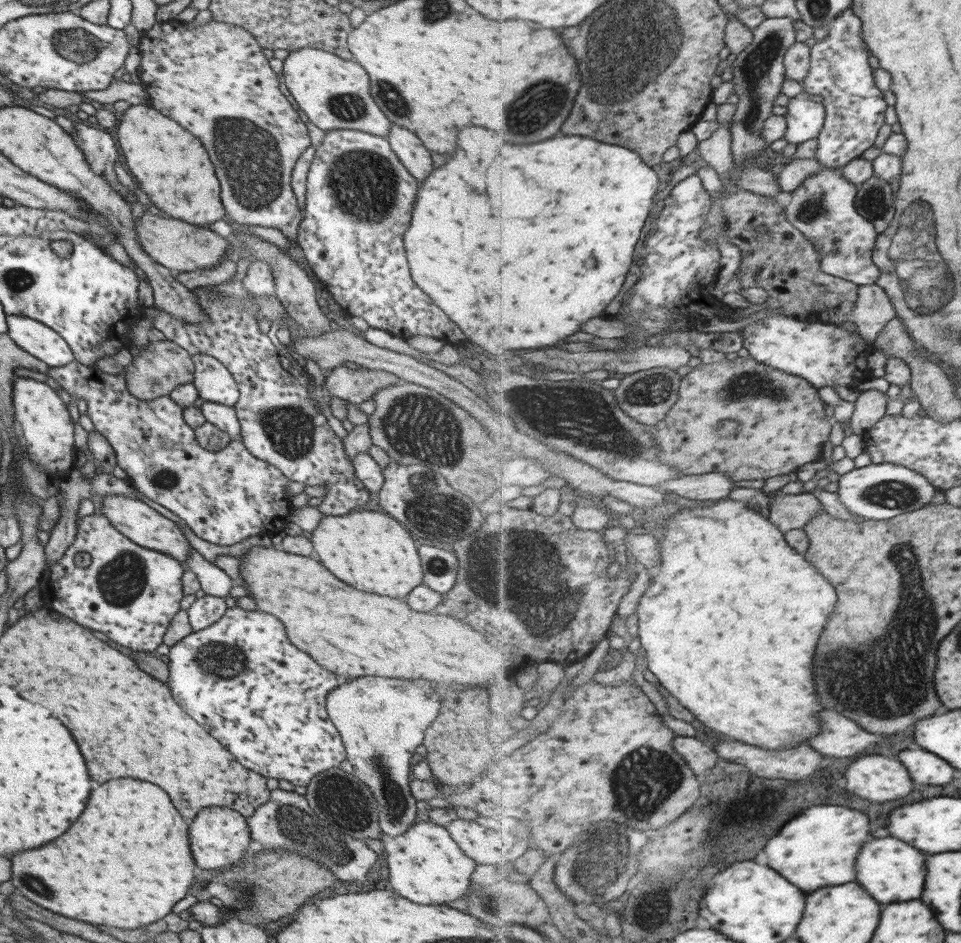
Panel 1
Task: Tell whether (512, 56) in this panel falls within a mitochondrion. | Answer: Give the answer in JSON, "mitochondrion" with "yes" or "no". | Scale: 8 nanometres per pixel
{"mitochondrion":"no"}

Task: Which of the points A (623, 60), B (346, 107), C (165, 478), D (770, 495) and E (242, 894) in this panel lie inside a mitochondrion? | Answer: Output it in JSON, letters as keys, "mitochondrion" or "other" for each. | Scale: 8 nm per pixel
{"A":"mitochondrion","B":"mitochondrion","C":"mitochondrion","D":"other","E":"mitochondrion"}

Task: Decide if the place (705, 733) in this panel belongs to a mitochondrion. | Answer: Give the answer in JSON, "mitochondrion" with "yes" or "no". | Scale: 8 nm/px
{"mitochondrion":"no"}

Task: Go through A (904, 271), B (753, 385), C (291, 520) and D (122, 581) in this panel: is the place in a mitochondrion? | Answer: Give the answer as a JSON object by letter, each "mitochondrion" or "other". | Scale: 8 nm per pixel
{"A":"mitochondrion","B":"mitochondrion","C":"other","D":"mitochondrion"}

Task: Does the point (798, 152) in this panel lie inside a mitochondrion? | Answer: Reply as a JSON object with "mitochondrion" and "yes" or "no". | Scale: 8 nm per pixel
{"mitochondrion":"no"}

